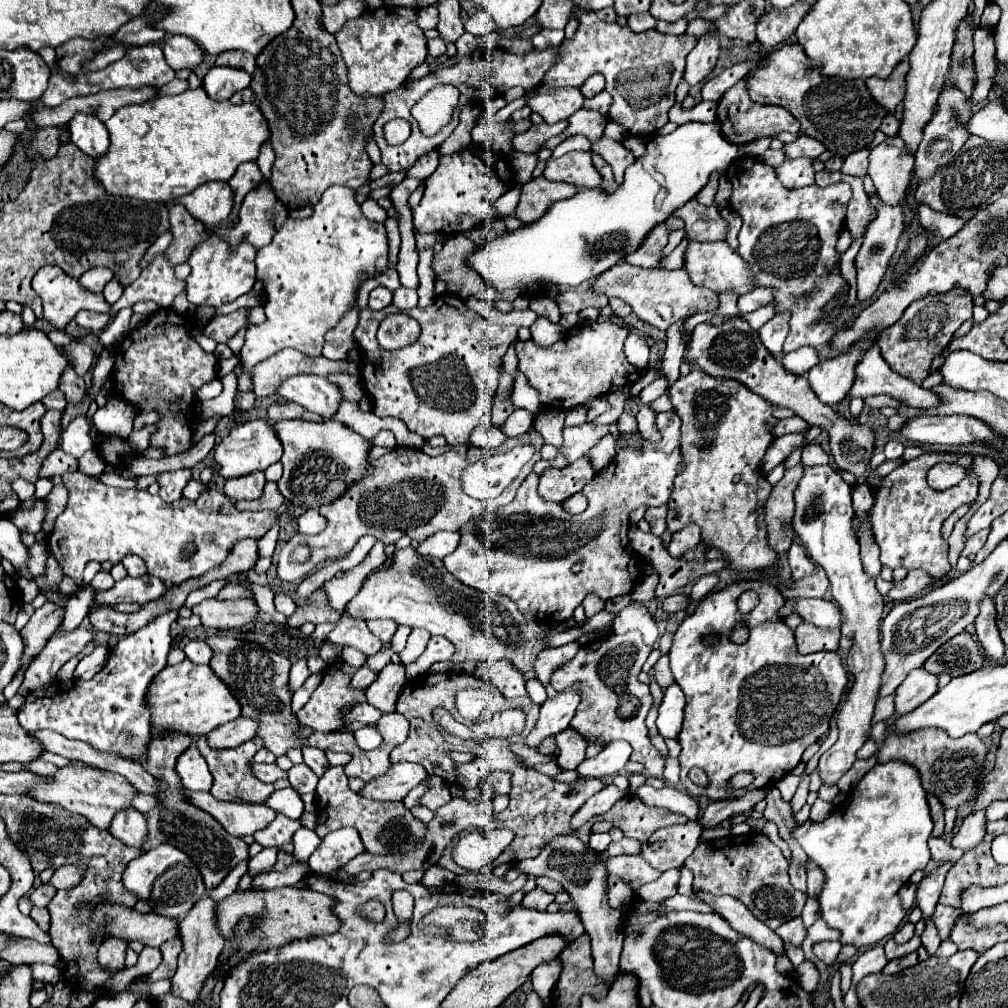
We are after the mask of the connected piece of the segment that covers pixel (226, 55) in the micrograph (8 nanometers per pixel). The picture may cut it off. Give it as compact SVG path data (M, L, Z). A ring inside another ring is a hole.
M228 50L216 58L216 66L234 66L246 70L248 74L254 72L254 64L256 58L250 52L242 52L242 50Z

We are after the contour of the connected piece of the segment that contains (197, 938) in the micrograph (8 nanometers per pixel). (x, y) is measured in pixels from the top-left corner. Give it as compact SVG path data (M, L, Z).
M204 896L180 922L180 940L182 940L182 952L178 954L178 970L172 978L172 996L186 1000L190 1006L194 1006L200 998L200 992L208 980L208 976L214 972L218 964L218 956L224 948L224 940L216 928L214 922L214 908L216 902Z

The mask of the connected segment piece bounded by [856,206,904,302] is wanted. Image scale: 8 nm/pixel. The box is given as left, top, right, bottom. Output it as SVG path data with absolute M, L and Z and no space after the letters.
M882 206L878 210L878 218L868 226L866 230L866 236L864 236L864 242L856 254L856 270L858 270L858 300L864 302L864 300L870 300L874 296L874 292L878 290L888 266L890 266L890 260L896 252L896 246L898 246L898 238L900 238L900 232L902 232L902 208L888 208L888 206Z

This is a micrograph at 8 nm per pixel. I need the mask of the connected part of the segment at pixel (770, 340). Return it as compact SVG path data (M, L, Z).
M776 314L772 320L768 320L760 330L760 340L762 344L766 346L766 350L772 354L772 356L778 356L782 352L782 344L784 344L784 338L788 334L788 318L786 314Z

